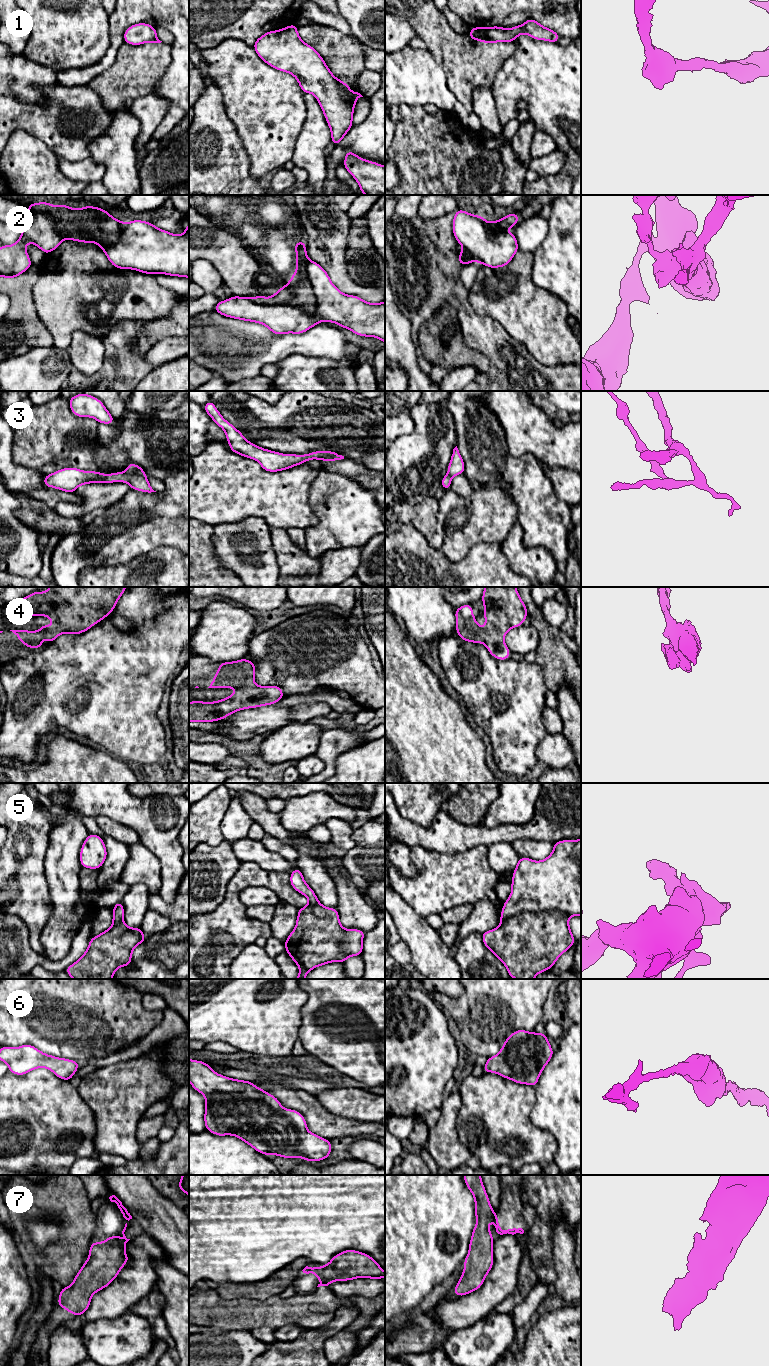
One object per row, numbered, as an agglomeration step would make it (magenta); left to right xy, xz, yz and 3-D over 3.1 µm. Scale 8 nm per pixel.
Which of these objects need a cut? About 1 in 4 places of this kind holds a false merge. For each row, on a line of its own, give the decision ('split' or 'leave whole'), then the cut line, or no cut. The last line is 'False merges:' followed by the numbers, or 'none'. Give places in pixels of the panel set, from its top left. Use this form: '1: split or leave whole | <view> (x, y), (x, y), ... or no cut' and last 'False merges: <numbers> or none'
1: split | xz (347, 91), (344, 95), (344, 100), (352, 112)
2: split | xz (309, 260), (316, 301), (312, 313), (249, 298)
3: split | xy (125, 472), (142, 475), (146, 478)
4: leave whole | no cut
5: split | yz (568, 915), (560, 911), (521, 911), (510, 916), (501, 924)
6: leave whole | no cut
7: split | yz (494, 1213), (492, 1218)
False merges: 1, 2, 3, 5, 7

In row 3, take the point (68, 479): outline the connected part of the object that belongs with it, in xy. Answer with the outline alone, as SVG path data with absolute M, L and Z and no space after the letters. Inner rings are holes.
M67 467L52 474L45 475L43 480L44 486L56 488L68 493L74 493L83 484L103 482L125 482L130 485L132 490L148 493L156 492L152 489L146 477L135 474L129 475L123 472L102 474L97 471L82 471L78 468Z

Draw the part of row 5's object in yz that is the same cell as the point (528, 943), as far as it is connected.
M561 911L521 912L507 919L497 928L482 933L482 941L508 970L510 978L534 979L541 972L548 971L557 959L576 942L569 927L569 916Z

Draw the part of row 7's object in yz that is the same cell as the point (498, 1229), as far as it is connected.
M497 1212L494 1213L493 1221L494 1221L495 1230L500 1235L507 1234L507 1233L512 1234L512 1235L514 1235L516 1233L520 1233L520 1234L524 1233L524 1230L522 1228L518 1228L518 1229L513 1228L513 1229L508 1229L508 1230L502 1230L501 1227L500 1227L500 1224L499 1224Z

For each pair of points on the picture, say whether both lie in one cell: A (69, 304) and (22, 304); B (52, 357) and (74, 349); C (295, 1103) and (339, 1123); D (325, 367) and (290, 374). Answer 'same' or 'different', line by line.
A: different
B: different
C: same
D: same

